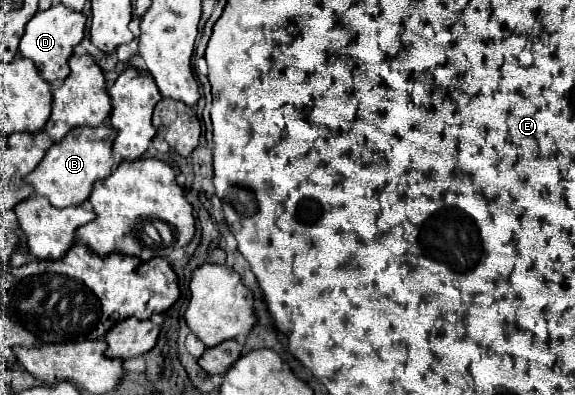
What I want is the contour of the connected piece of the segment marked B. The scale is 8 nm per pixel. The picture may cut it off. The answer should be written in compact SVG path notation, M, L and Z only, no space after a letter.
M99 125L95 129L79 127L67 133L61 143L53 143L53 147L47 149L43 161L37 165L37 169L27 177L27 183L33 185L35 195L47 197L51 205L55 207L71 207L71 205L83 205L91 191L95 181L107 179L113 171L113 157L111 157L111 145L115 141L115 129L107 125Z

